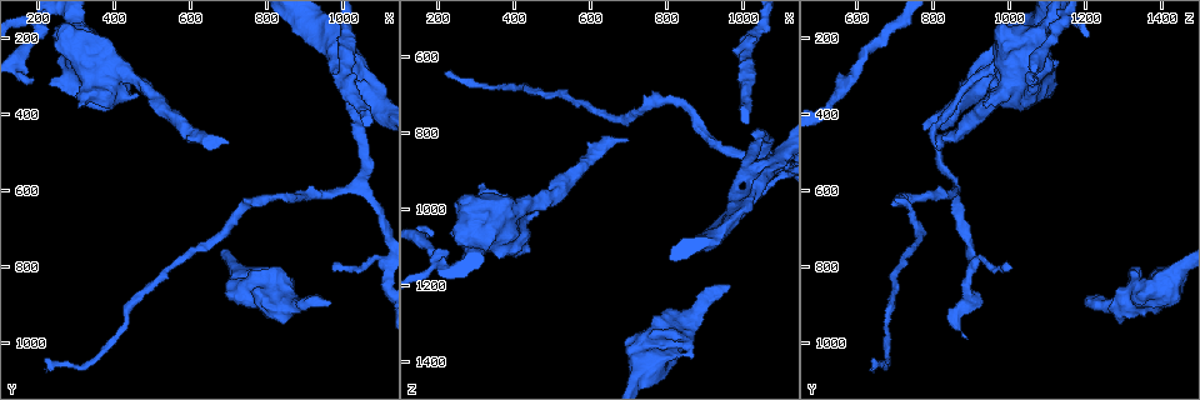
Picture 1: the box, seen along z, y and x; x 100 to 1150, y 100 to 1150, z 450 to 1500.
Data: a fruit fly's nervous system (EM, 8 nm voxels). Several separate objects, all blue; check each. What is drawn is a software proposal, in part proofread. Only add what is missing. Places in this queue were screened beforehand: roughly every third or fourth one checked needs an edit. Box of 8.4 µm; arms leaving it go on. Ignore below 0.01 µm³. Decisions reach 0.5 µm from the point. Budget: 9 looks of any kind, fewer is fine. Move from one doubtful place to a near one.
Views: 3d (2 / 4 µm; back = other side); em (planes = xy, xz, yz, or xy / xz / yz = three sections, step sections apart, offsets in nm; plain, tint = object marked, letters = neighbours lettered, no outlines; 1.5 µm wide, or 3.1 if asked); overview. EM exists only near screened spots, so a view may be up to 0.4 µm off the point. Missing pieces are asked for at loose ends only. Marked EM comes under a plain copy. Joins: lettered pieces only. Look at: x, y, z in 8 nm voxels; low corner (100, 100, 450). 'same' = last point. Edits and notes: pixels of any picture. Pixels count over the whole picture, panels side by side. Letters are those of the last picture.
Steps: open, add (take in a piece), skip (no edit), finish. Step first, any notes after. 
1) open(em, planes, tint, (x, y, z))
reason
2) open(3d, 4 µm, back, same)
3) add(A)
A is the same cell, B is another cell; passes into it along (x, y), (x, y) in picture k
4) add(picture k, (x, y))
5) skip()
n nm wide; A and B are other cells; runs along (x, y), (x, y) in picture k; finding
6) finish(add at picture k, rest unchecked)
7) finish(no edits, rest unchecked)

open(3d, 4 µm, (700, 480, 810))

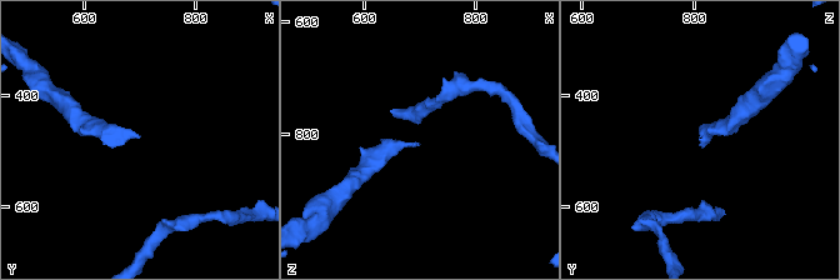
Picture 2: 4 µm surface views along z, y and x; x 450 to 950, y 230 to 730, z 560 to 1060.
open(em, yz, step 8, tint, (695, 480, 810))

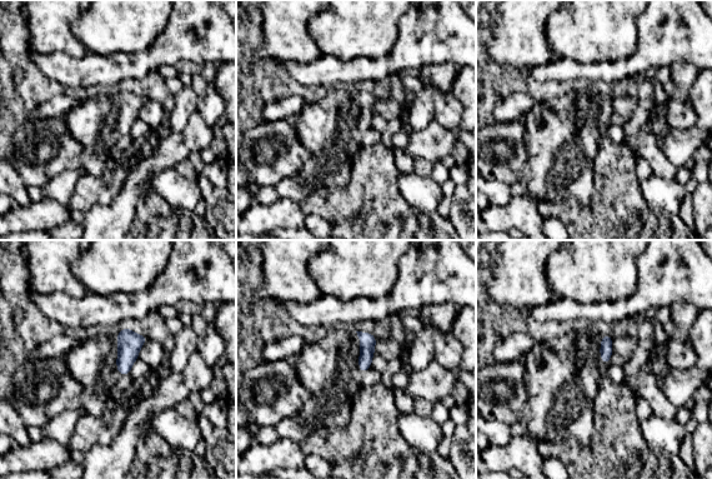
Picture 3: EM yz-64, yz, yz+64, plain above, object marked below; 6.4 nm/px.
open(em, planes, letters, same)

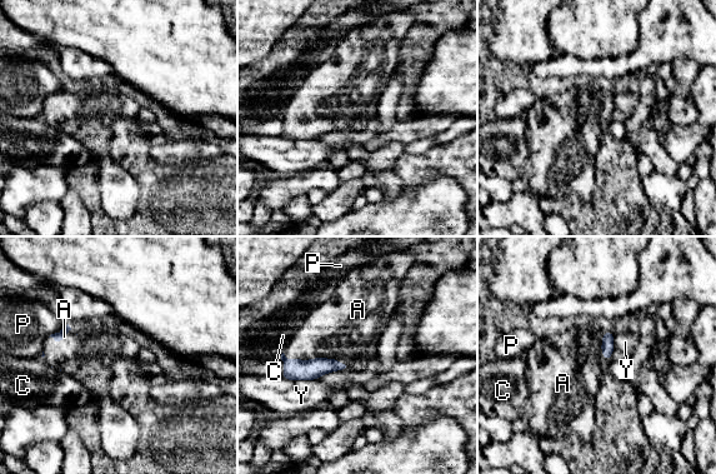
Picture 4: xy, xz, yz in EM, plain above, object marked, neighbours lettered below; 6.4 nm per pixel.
add(A)
A is the same cell, C, P and Y are other cells; it goes on there

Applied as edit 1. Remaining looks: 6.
open(overview)
redraw

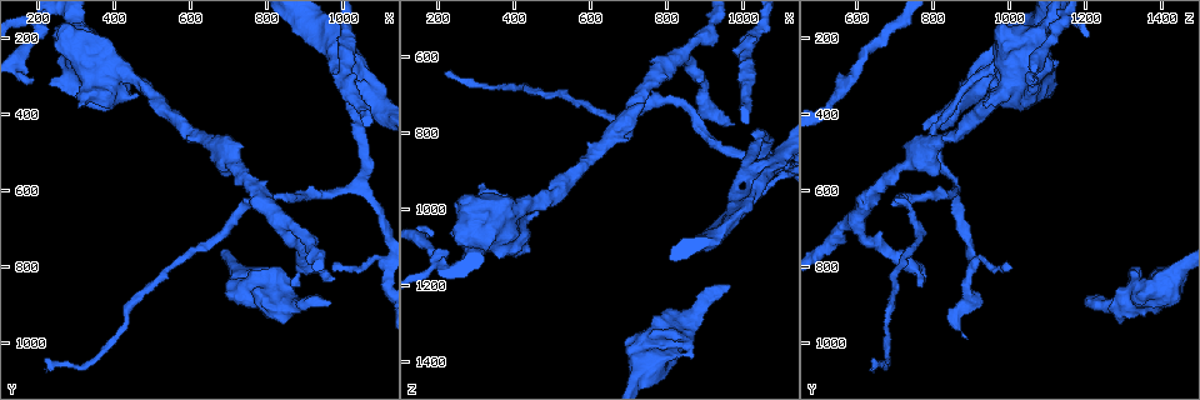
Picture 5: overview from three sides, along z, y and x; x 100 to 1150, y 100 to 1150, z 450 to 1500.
open(3d, 4 µm, (240, 320, 1055))
branch stops here

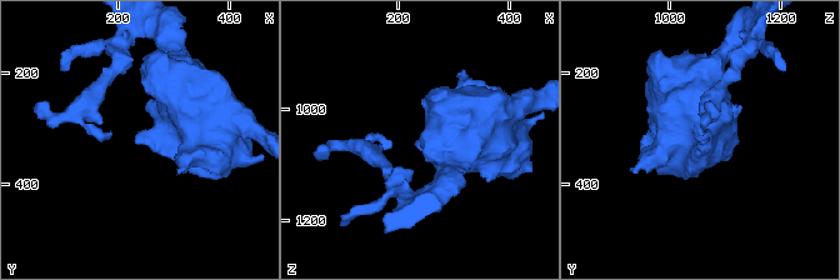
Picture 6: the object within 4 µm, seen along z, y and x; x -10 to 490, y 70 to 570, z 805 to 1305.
open(em, planes, letters, (230, 325, 1055))

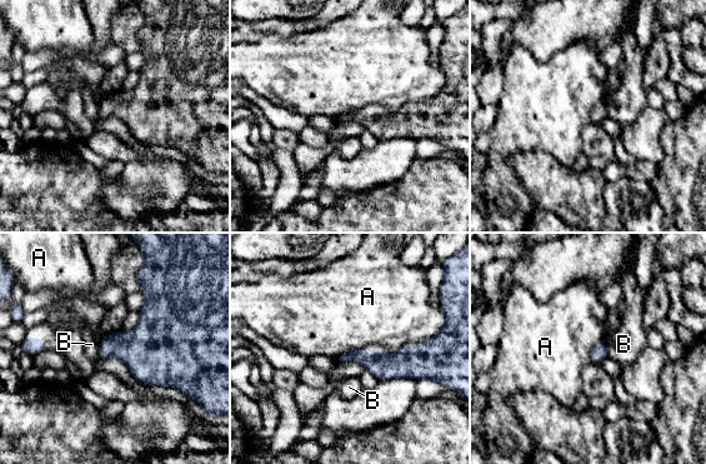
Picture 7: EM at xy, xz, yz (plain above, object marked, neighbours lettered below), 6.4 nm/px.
skip()
A and B are other cells; runs along (410, 349), (397, 362), (340, 360) in picture 7; none of them fits

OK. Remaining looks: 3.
finish(add at picture 4, rest unchecked)

